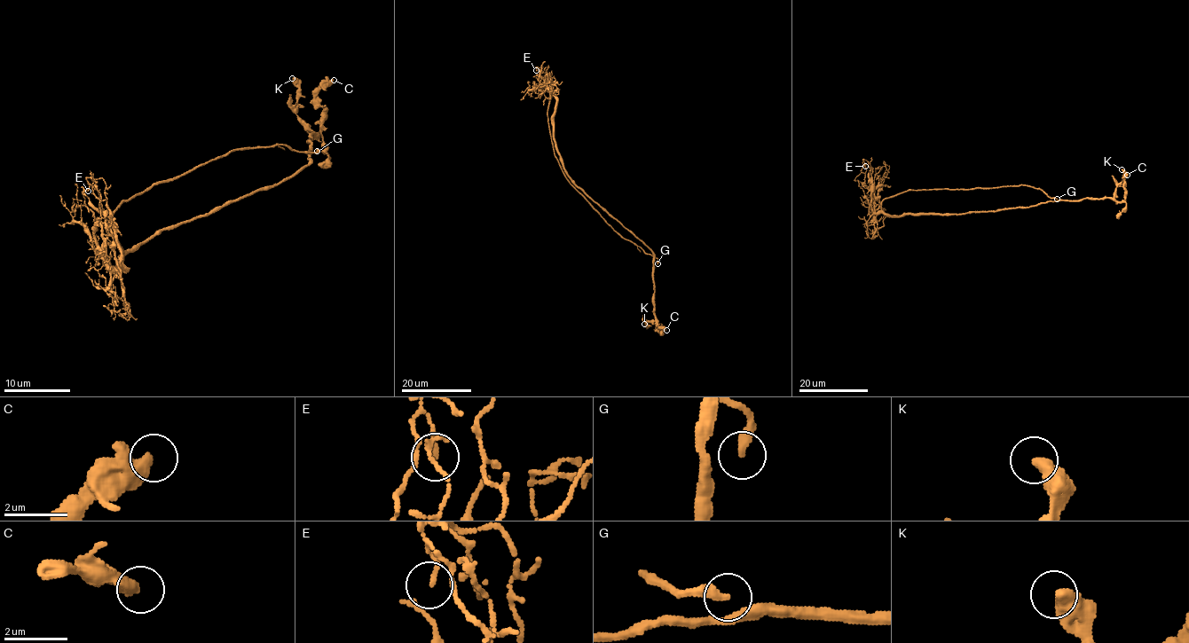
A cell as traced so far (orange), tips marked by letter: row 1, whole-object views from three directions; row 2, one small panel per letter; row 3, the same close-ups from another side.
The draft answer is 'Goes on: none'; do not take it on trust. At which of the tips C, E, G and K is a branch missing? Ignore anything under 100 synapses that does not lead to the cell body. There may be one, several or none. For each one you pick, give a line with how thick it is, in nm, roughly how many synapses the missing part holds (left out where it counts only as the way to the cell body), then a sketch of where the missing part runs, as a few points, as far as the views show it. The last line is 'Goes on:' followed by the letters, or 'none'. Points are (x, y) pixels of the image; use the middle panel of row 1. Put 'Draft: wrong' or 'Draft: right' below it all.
G: 300 nm | (657, 263), (656, 317), (665, 339), (678, 348), (680, 359), (675, 365)
Goes on: G
Draft: wrong

